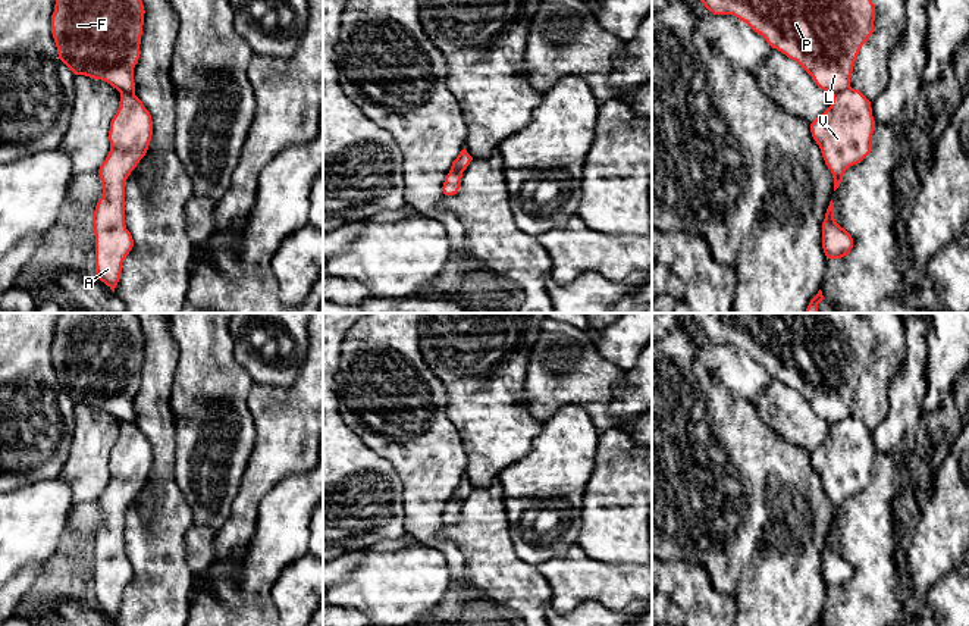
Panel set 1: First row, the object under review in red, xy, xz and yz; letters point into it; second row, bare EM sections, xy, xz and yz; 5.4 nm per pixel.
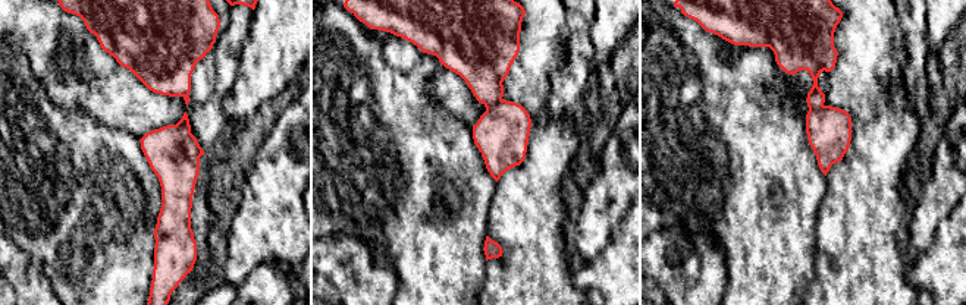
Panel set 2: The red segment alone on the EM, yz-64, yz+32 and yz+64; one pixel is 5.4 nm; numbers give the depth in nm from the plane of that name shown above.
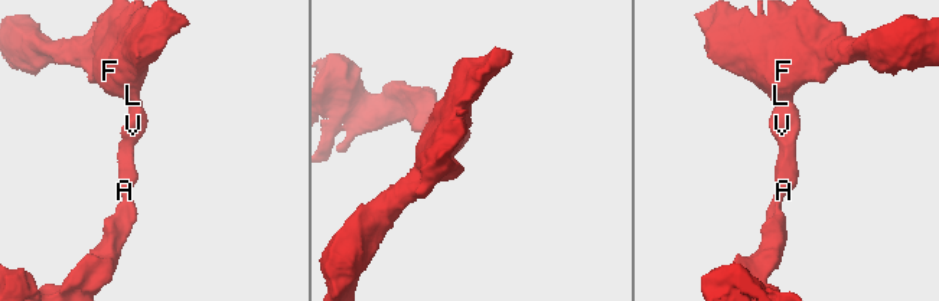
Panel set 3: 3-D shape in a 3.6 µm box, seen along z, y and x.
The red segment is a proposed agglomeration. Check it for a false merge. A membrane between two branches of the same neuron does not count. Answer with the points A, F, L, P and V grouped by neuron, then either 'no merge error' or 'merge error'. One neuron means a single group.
groups A V / F L P; merge error

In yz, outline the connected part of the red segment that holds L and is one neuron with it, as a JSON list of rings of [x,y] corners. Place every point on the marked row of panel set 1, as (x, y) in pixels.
[[[700,0],[714,15],[733,15],[797,62],[815,84],[835,96],[850,87],[854,62],[874,32],[872,0]]]

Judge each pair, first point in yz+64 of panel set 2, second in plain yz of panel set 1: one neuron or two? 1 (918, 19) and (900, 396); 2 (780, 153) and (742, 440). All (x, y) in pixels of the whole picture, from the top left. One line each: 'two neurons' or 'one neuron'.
1: one neuron
2: one neuron

